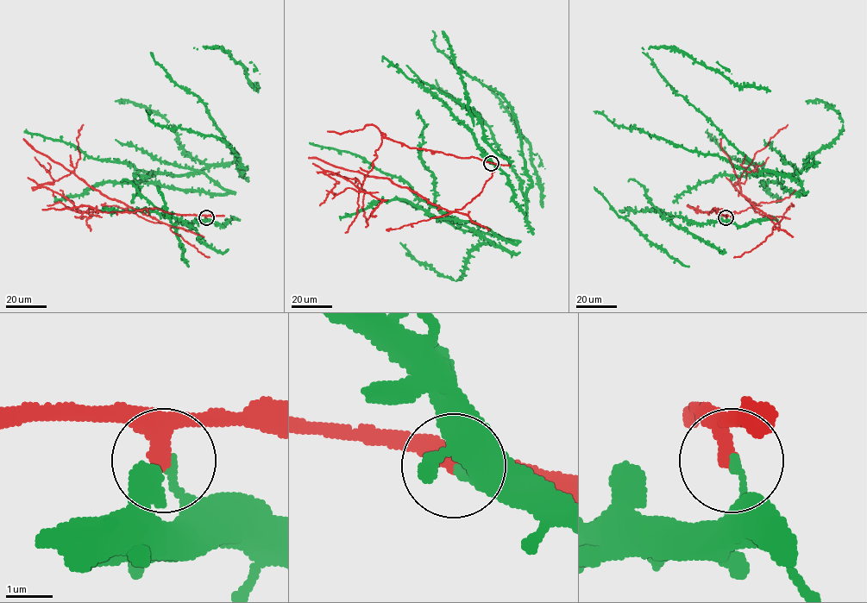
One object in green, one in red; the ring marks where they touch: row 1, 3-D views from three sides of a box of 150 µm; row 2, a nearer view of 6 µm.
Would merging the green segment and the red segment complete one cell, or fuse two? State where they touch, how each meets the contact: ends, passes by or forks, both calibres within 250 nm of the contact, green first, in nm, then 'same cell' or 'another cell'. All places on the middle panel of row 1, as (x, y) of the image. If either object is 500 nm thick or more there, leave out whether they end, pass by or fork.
(491, 163) | green ends | red passes by | 170/300 nm | another cell

